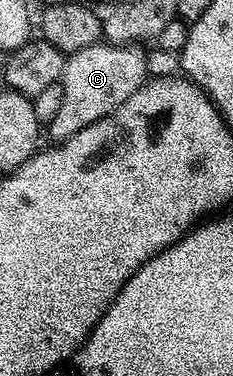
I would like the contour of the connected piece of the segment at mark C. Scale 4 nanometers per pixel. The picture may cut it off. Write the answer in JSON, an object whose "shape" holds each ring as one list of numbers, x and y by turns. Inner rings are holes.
{"shape":[[100,40,94,46,80,48,80,52,67,57,61,80,64,97,60,100,56,116,52,116,48,123,55,143,76,136,76,132,80,132,80,128,88,128,88,124,96,124,96,120,120,108,120,104,124,104,132,92,142,87,148,78,146,54,142,50,145,49,138,44,115,44]]}

